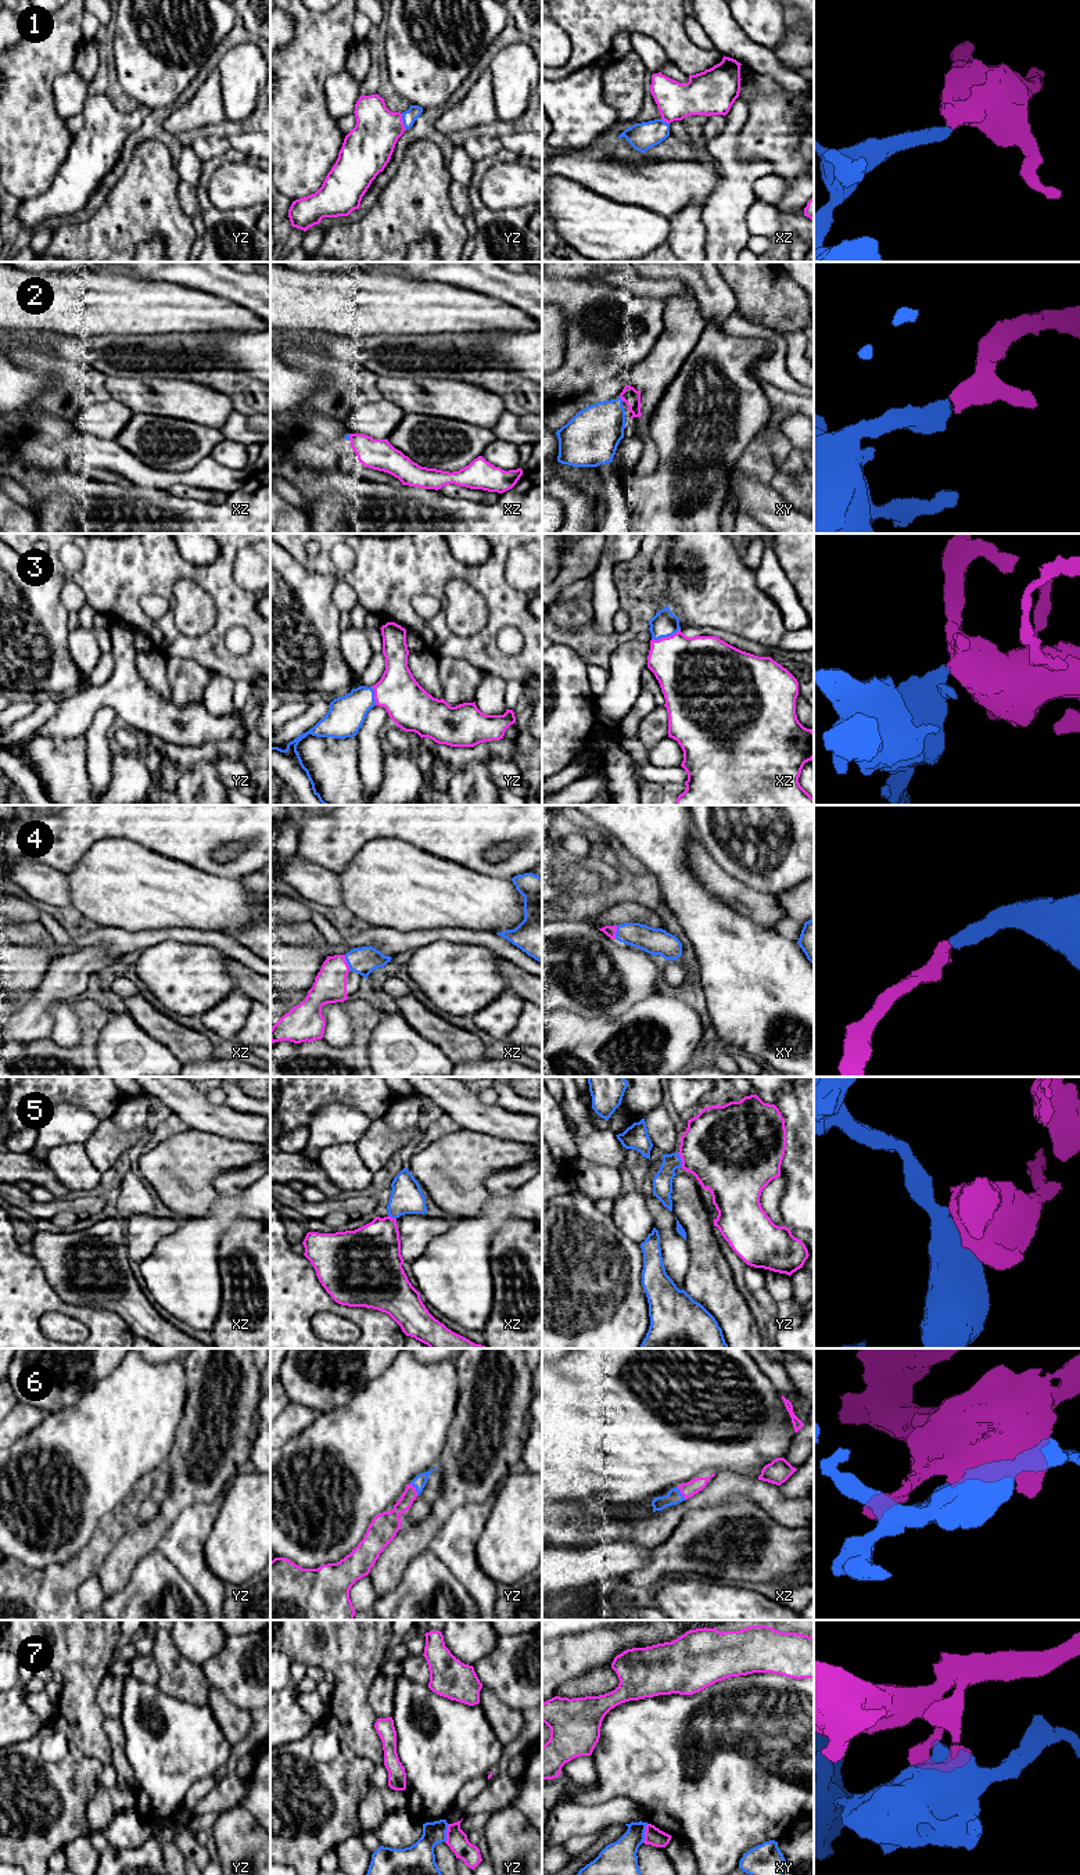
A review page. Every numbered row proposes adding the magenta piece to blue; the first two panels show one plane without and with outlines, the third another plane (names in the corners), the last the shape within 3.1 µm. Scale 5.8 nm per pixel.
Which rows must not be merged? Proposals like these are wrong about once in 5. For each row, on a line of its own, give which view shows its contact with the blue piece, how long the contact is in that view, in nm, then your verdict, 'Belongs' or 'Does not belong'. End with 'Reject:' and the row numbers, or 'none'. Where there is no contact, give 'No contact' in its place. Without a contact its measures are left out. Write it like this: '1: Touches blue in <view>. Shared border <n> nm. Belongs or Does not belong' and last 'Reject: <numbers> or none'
1: Touches blue in yz. Shared border 100 nm. Belongs
2: Touches blue in xy. Shared border 40 nm. Belongs
3: Touches blue in xz. Shared border 180 nm. Belongs
4: Touches blue in xz. Shared border 90 nm. Belongs
5: Touches blue in yz. Shared border 100 nm. Belongs
6: Touches blue in yz. Shared border 80 nm. Belongs
7: Touches blue in xy. Shared border 120 nm. Belongs
Reject: none

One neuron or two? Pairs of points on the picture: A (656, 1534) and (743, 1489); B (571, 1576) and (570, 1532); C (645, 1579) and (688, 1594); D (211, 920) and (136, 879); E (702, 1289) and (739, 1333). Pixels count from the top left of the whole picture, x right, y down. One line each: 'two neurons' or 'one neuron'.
A: one neuron
B: two neurons
C: two neurons
D: one neuron
E: one neuron

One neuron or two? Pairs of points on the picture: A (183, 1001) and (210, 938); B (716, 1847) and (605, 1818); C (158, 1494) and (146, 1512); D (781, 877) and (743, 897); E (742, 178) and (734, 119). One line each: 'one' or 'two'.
A: two
B: two
C: one
D: two
E: one

